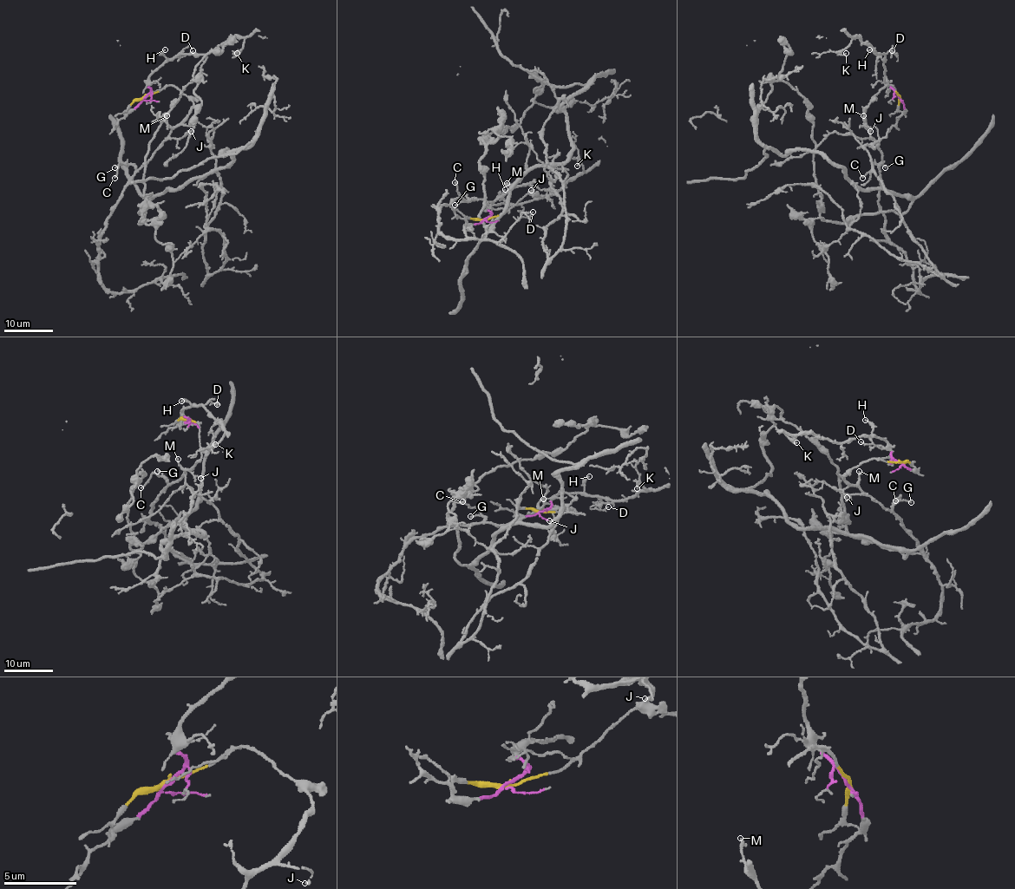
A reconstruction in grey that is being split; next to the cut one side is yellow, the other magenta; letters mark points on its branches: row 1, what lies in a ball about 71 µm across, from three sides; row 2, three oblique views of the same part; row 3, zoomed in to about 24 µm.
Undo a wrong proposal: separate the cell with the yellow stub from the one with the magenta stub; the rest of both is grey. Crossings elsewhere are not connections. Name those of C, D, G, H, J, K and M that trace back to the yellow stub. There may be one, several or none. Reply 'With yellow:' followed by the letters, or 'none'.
With yellow: C, G, J, M

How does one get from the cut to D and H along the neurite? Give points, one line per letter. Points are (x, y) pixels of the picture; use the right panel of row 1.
D: (899, 97), (884, 75), (884, 55), (890, 50), (896, 56), (893, 50)
H: (899, 97), (884, 75), (881, 57), (869, 49)

